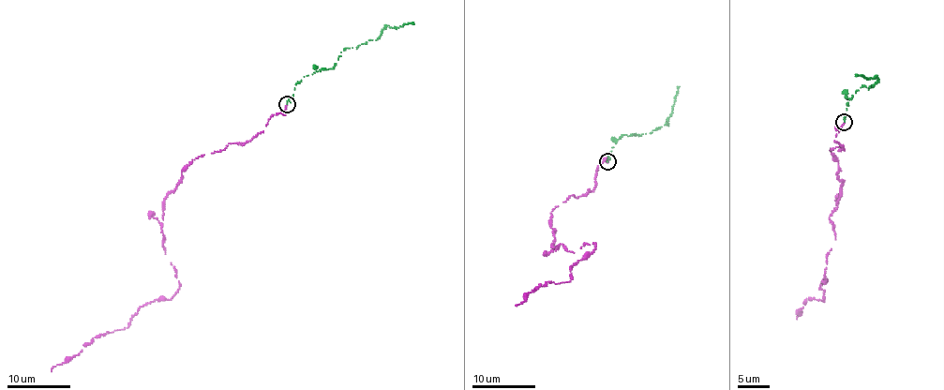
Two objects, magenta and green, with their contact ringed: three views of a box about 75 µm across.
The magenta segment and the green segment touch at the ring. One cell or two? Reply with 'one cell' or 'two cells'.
one cell

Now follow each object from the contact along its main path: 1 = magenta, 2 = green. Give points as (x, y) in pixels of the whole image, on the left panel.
1: (287, 104), (247, 142), (196, 158), (167, 195), (178, 292), (52, 371)
2: (287, 104), (304, 76), (332, 68), (346, 48), (376, 39), (388, 25), (398, 27), (412, 22)

